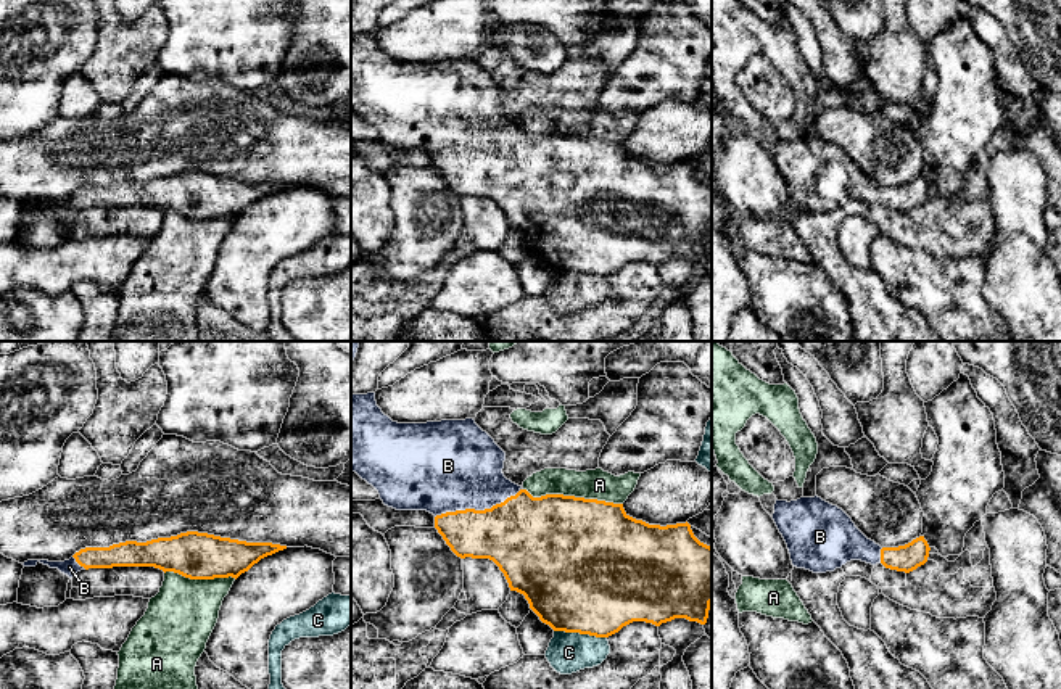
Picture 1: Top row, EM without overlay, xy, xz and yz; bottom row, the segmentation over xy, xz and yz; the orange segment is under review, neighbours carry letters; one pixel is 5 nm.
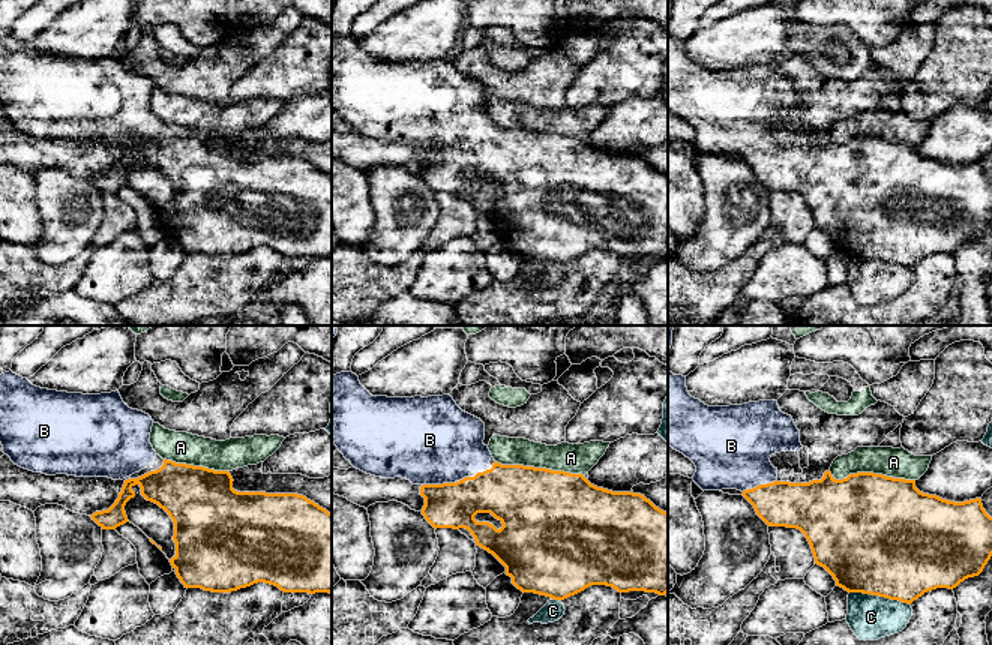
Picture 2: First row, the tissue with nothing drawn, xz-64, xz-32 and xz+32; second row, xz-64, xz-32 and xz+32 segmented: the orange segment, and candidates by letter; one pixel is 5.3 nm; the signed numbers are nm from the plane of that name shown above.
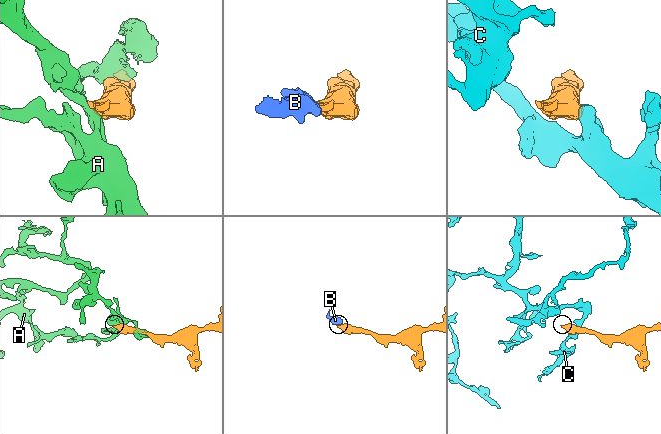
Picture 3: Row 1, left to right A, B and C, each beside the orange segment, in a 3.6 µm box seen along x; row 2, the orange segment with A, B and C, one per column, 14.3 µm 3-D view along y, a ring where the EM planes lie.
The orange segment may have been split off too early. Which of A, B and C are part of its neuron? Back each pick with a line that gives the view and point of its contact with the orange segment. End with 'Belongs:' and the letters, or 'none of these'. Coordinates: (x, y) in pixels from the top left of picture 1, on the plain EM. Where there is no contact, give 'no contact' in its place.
B: xz (477, 150)
Belongs: B

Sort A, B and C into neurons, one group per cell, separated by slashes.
A / B / C

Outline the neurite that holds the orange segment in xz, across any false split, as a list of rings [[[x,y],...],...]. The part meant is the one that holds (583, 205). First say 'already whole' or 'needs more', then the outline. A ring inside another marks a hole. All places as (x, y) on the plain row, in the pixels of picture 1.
needs more; [[[351,32],[351,109],[362,119],[372,124],[385,145],[396,150],[427,150],[435,155],[435,167],[443,175],[451,190],[460,196],[489,198],[504,212],[510,230],[517,230],[525,235],[530,248],[539,256],[539,259],[549,264],[554,270],[580,272],[596,277],[609,277],[618,272],[623,266],[633,261],[646,261],[655,266],[671,261],[675,258],[686,258],[700,264],[707,262],[708,250],[712,243],[712,187],[700,182],[691,164],[649,164],[642,159],[630,156],[623,143],[613,143],[597,138],[584,138],[564,134],[546,134],[533,137],[526,129],[507,119],[502,113],[506,92],[494,82],[494,79],[483,71],[473,58],[465,60],[441,60],[427,63],[398,63],[382,52],[377,45],[375,32],[353,34]]]

